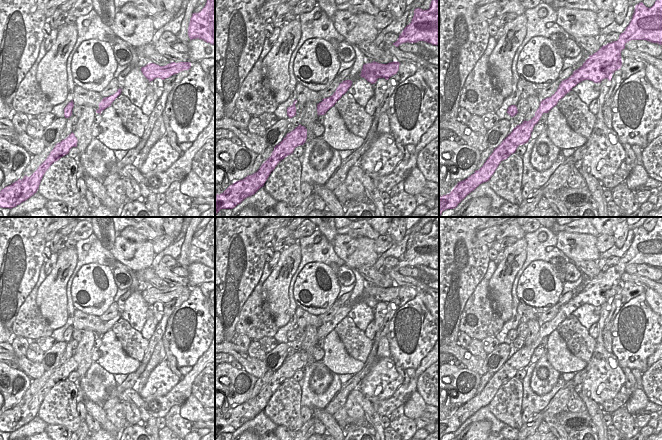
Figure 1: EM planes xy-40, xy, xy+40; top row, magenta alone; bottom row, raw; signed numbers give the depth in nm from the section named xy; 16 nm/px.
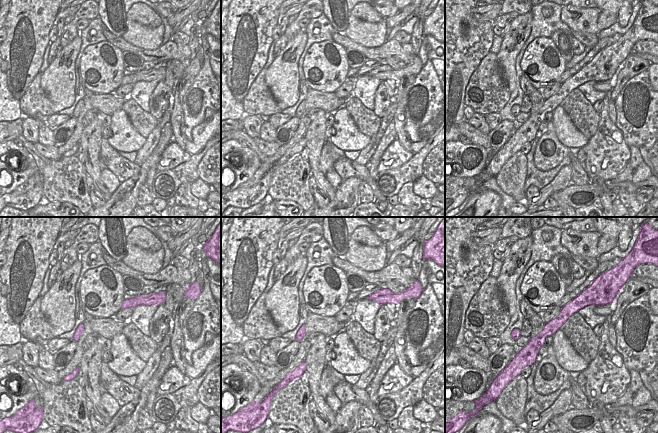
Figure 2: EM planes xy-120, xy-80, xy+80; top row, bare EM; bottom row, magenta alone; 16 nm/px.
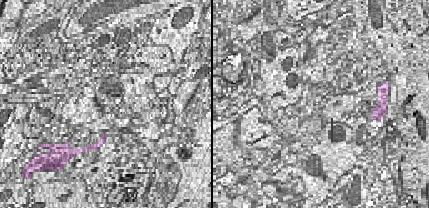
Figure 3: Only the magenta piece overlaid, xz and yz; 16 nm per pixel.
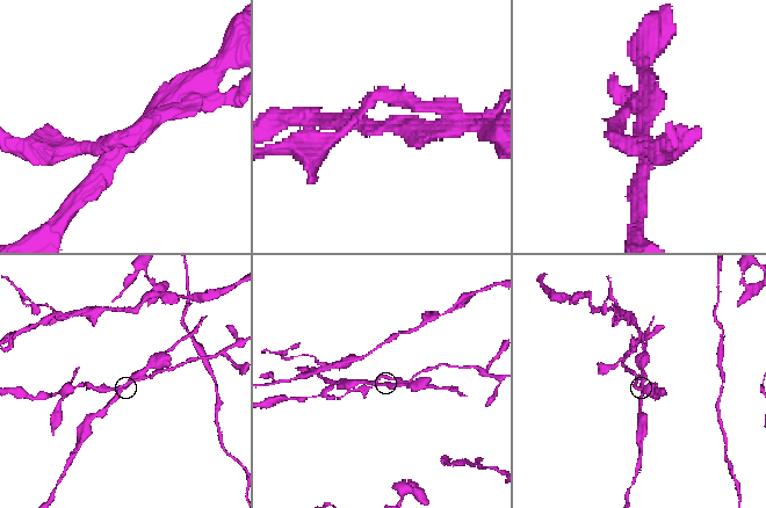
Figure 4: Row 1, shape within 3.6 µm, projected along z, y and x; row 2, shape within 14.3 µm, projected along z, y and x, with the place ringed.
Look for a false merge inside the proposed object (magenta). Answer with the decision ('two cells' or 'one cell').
two cells

